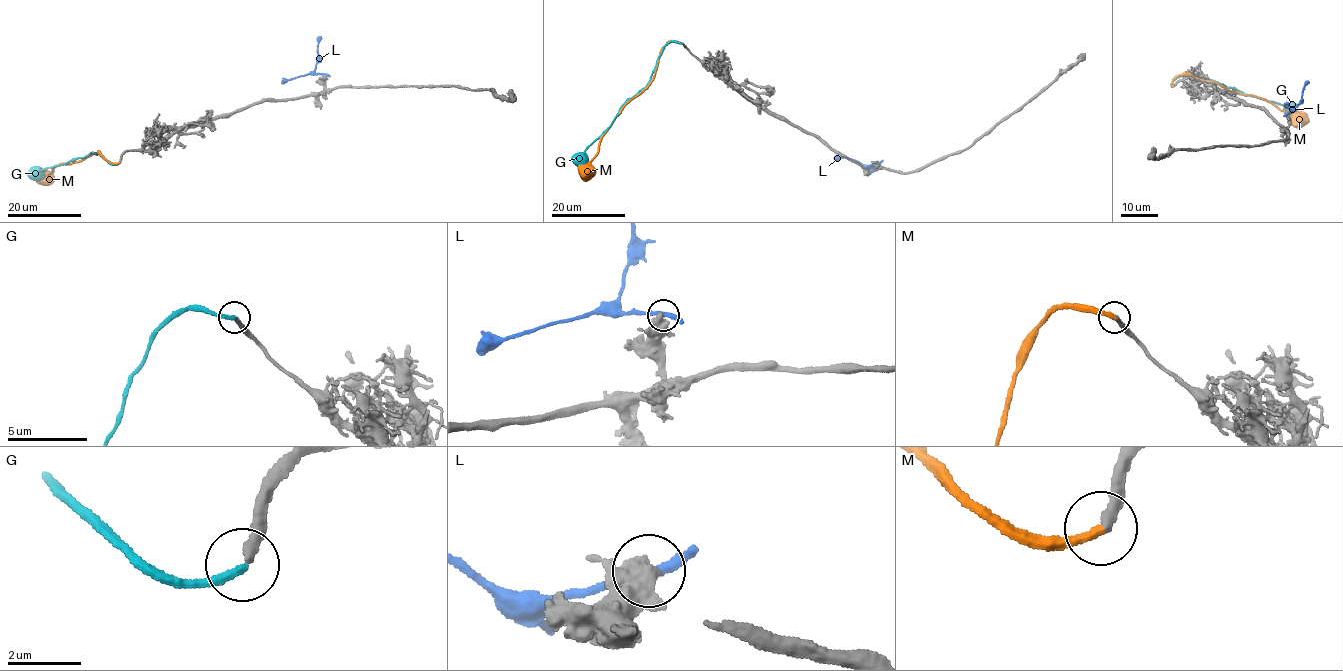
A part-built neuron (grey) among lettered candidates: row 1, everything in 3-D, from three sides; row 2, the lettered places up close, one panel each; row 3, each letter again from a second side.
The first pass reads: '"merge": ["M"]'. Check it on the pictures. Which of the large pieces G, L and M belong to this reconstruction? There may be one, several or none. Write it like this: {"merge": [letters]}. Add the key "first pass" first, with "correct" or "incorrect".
{"first pass": "correct", "merge": ["M"]}

